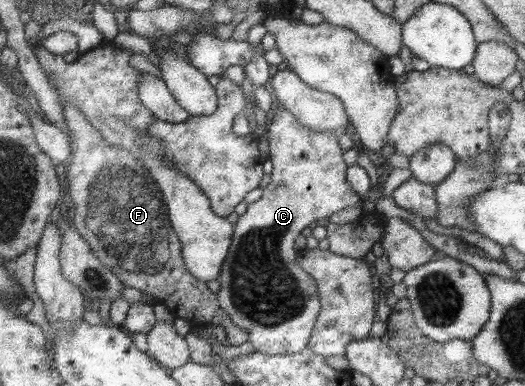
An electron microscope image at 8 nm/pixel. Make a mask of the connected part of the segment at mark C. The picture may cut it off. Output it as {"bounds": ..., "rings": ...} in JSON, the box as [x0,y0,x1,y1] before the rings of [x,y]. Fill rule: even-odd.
{"bounds":[216,105,361,355],"rings":[[[277,105],[274,106],[273,117],[266,130],[268,160],[272,163],[270,181],[262,188],[259,199],[248,203],[245,212],[236,220],[228,256],[217,277],[220,289],[216,299],[220,309],[228,314],[231,321],[248,333],[248,341],[255,352],[283,355],[299,353],[307,347],[317,313],[320,312],[316,281],[301,270],[299,263],[295,263],[295,251],[291,251],[291,245],[305,227],[312,226],[318,219],[329,218],[343,207],[361,206],[361,198],[345,180],[345,163],[341,159],[341,147],[333,132],[320,132],[301,125],[286,108]]]}

